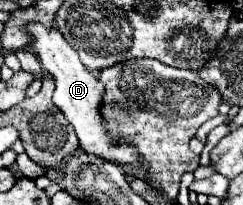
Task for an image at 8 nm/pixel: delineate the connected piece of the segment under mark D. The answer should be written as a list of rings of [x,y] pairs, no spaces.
[[[28,22],[24,26],[24,30],[28,32],[30,36],[30,48],[34,52],[34,56],[40,60],[42,68],[54,78],[56,82],[56,90],[54,90],[54,104],[62,110],[62,114],[66,116],[66,120],[74,126],[76,134],[78,134],[78,140],[80,140],[80,146],[88,152],[88,154],[96,154],[112,164],[120,164],[124,166],[124,174],[126,174],[126,180],[130,182],[134,176],[132,176],[132,168],[140,166],[142,158],[136,154],[136,150],[132,146],[116,146],[102,122],[100,122],[100,114],[98,114],[98,108],[100,108],[100,102],[102,102],[102,92],[104,92],[104,86],[102,82],[80,62],[78,54],[74,48],[70,48],[70,44],[64,40],[64,36],[56,30],[56,28],[46,28],[44,24],[40,22]]]

